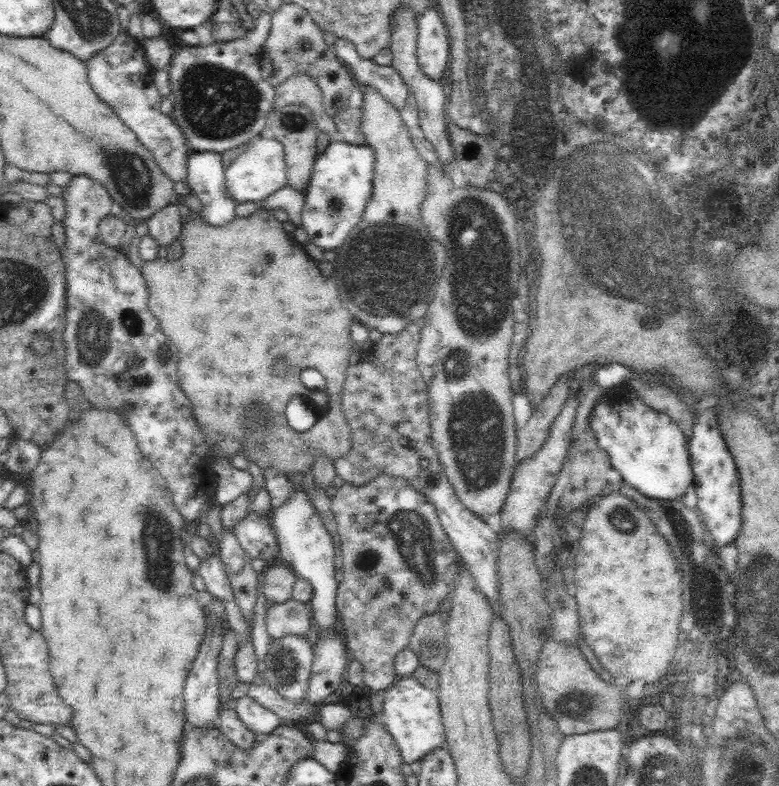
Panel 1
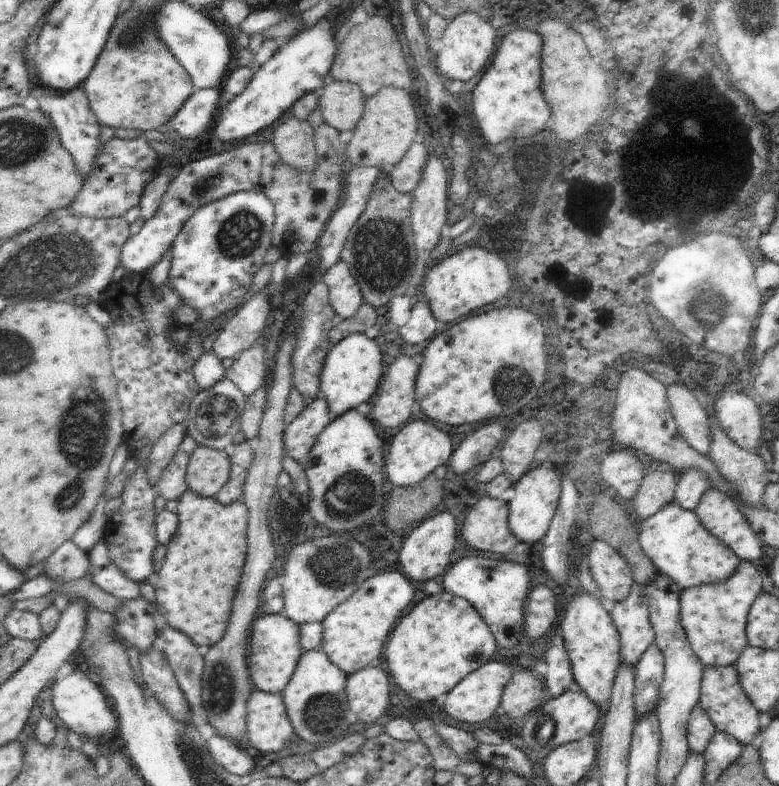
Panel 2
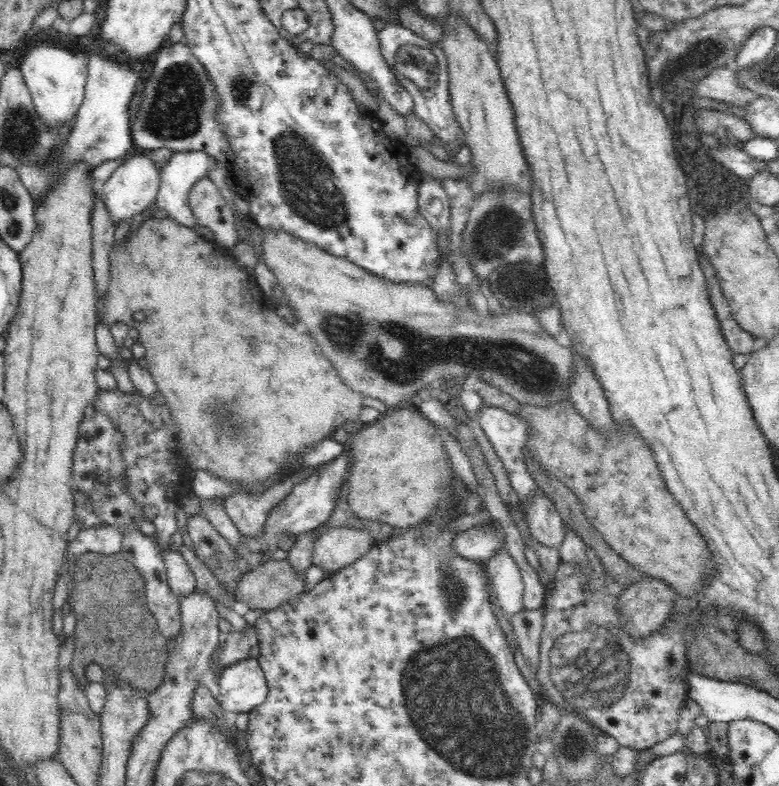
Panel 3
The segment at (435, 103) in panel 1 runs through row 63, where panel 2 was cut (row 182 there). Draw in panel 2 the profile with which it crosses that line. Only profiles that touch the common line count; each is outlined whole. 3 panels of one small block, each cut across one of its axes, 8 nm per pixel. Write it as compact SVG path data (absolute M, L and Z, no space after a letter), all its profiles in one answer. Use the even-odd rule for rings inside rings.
M412 143L404 158L388 171L392 186L400 193L413 193L418 188L418 182L428 160L430 154L424 143Z

